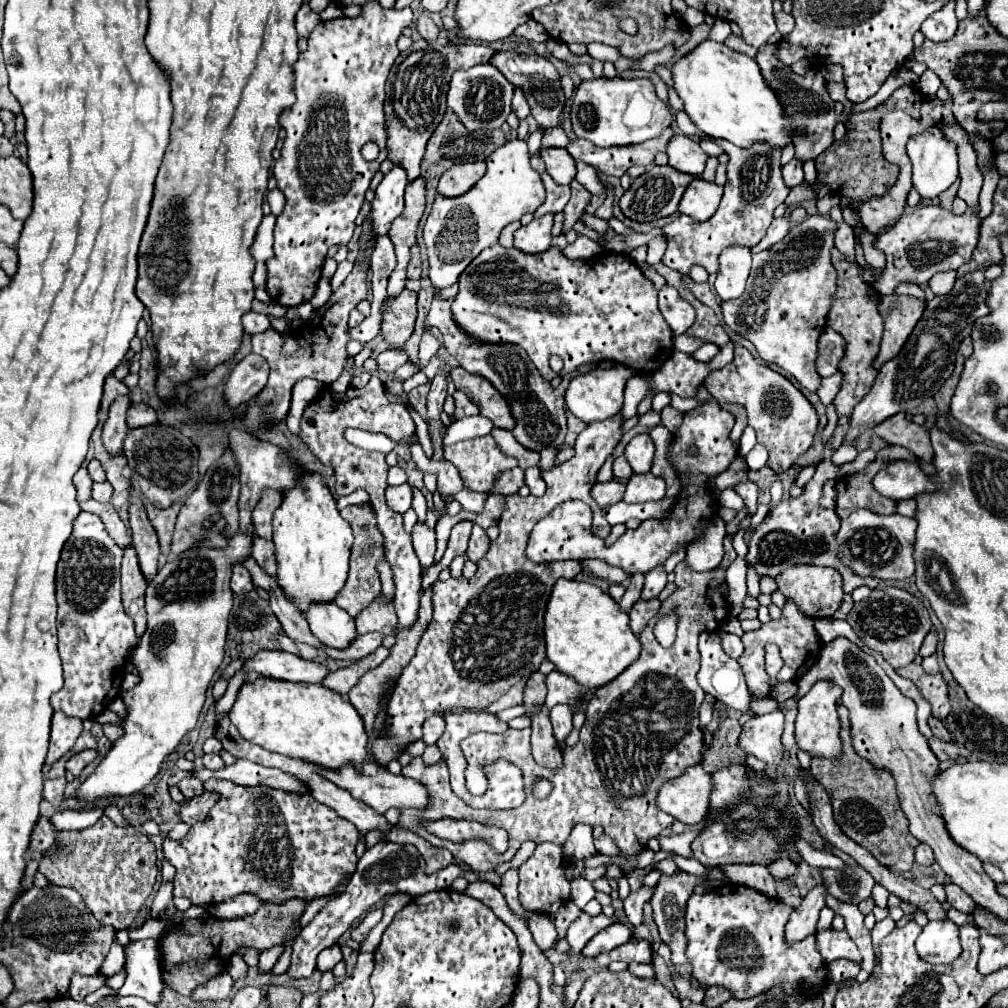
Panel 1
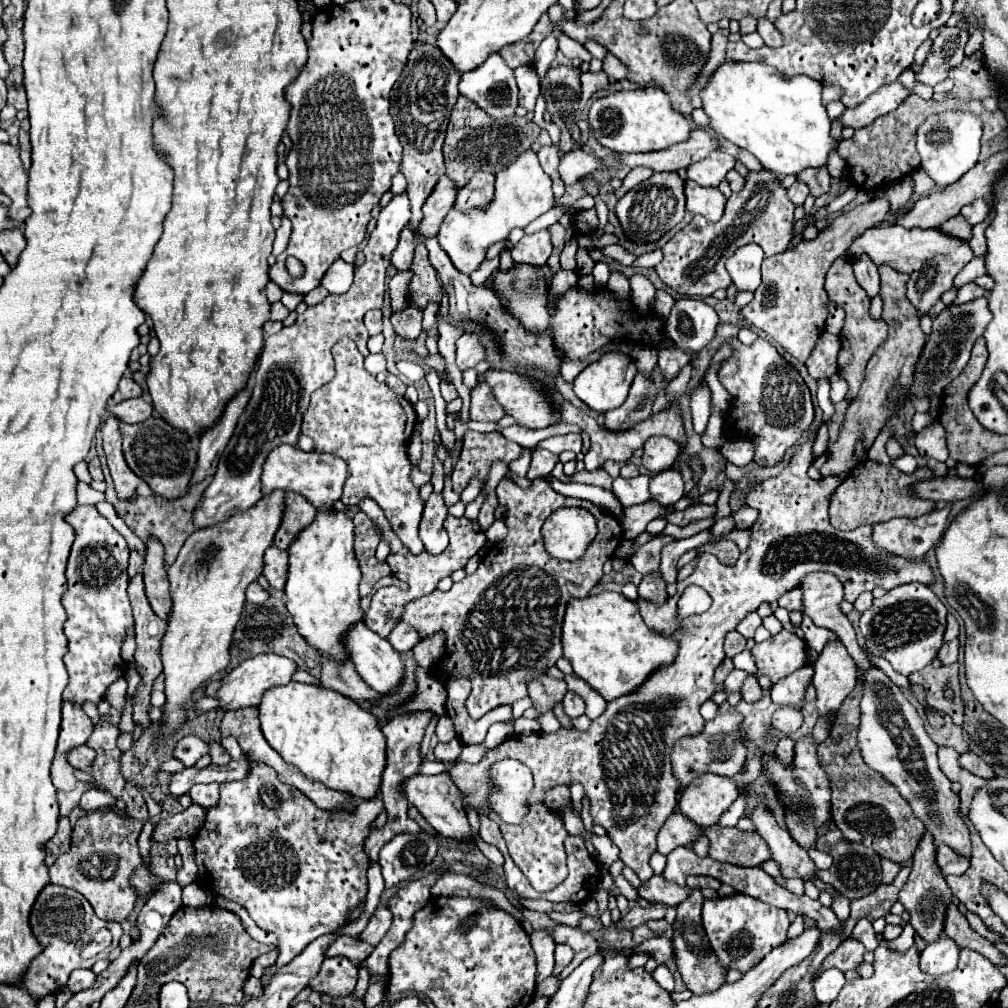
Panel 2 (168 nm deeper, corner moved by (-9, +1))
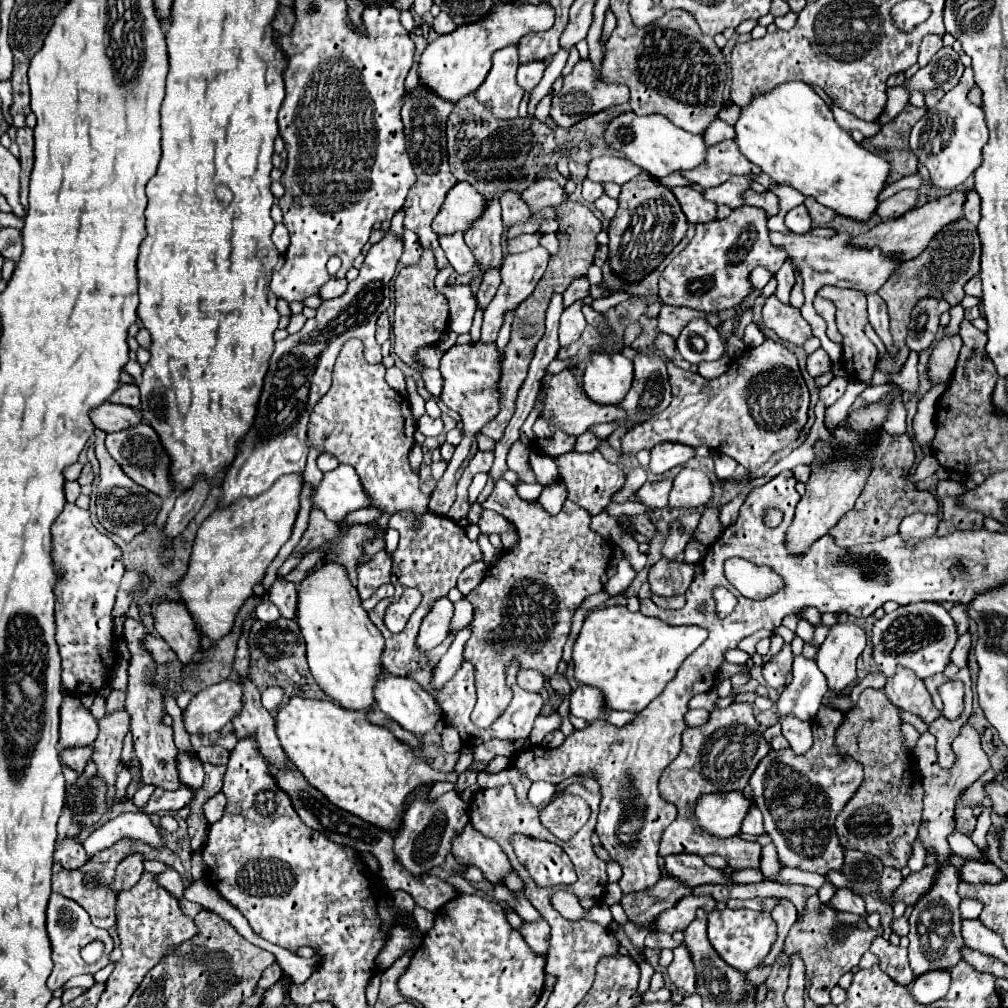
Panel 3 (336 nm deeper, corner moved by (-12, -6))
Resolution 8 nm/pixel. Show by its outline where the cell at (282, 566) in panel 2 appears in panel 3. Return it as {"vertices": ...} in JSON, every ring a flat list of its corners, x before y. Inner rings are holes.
{"vertices":[[281,576,269,590,269,600,279,608,283,618,295,618,297,614,297,586,285,582]]}

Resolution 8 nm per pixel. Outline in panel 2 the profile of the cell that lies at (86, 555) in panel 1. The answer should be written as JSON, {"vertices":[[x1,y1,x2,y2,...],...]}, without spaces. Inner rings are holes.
{"vertices":[[78,505,72,513,66,515,66,521,74,527,76,539,74,539,70,559,68,559,68,569,66,569,68,591,64,593,64,597,70,597,70,599,66,603,68,619,64,623,64,635,68,637,68,653,64,657,64,663,70,673,70,683,64,689,62,697,64,697,64,701,76,703,76,705,84,705,86,701,98,705,100,701,104,701,106,689,114,681,118,681,126,671,126,663,120,655,120,649,126,639,126,631,130,627,134,627,132,609,130,609,130,601,128,601,128,593,126,593,128,545,126,545,126,539,110,525,110,521,106,517,102,517,98,513,98,509,92,505]]}

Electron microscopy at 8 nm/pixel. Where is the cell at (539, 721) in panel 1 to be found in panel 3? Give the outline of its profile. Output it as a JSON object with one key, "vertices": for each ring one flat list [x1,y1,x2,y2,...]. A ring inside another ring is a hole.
{"vertices":[[519,670,517,684,529,692,541,692,543,688,543,676,533,670]]}

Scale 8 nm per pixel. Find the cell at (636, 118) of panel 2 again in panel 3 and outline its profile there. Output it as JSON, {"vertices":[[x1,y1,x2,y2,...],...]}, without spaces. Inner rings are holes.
{"vertices":[[633,112,617,116,609,128,605,130,605,142,625,154,633,164,641,166,649,176,655,180,661,180,665,176,671,176,675,172,691,170,703,164,705,160,705,140,703,136,695,136,691,132,681,130,679,126,673,126,665,116,651,114,651,116,637,116]]}

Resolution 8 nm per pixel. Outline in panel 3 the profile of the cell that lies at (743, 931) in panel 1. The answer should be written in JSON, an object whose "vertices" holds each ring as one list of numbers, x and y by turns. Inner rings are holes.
{"vertices":[[713,910,709,914,709,942,717,950,717,954,733,968,741,972,749,972,757,968,765,956,769,954,775,942,777,926,769,912,755,912,755,910]]}

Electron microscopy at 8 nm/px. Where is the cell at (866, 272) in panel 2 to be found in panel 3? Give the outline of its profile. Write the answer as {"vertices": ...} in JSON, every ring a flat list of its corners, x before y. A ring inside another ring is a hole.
{"vertices":[[867,294,867,302,869,302,869,324,873,326,873,330,877,332,877,336,883,340,887,354,891,354,891,358,897,356,897,346,893,344,891,332,889,332,889,316,887,316,887,306,881,300,879,294]]}

